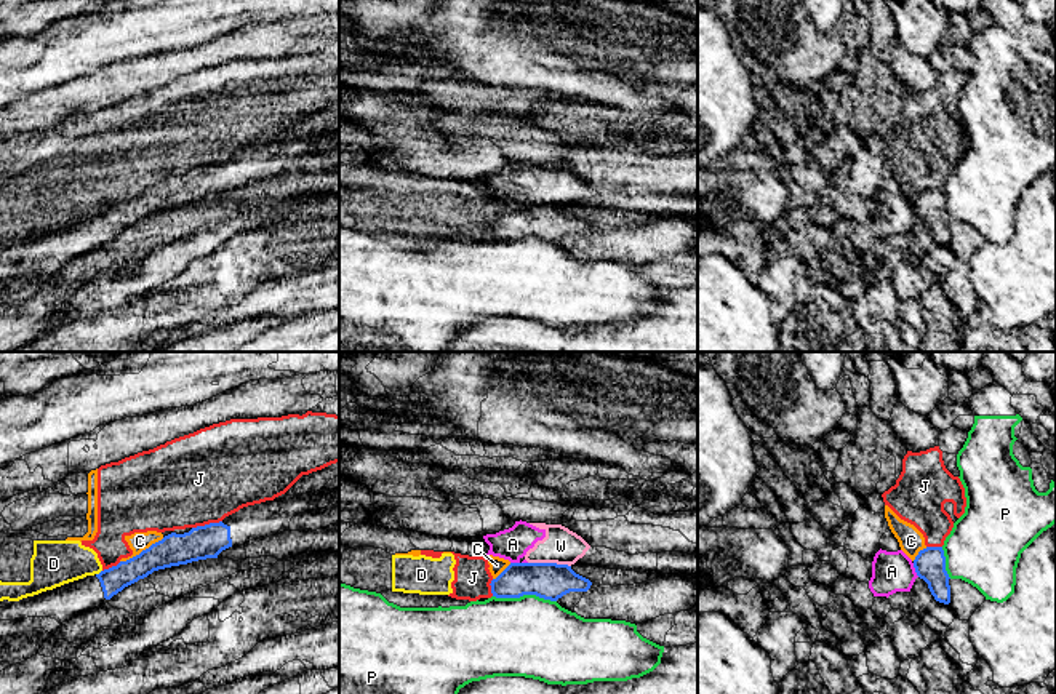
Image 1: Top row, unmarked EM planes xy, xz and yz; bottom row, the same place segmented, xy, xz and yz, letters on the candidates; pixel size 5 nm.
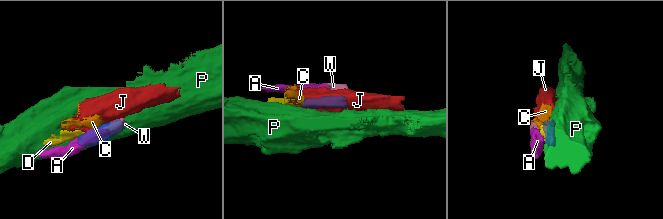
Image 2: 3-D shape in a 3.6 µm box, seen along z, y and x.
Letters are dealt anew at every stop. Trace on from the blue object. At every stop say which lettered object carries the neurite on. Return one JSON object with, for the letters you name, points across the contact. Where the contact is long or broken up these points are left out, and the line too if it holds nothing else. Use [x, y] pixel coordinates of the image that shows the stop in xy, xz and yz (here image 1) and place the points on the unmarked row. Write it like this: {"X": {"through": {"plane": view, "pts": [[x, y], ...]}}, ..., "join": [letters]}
{"join": []}

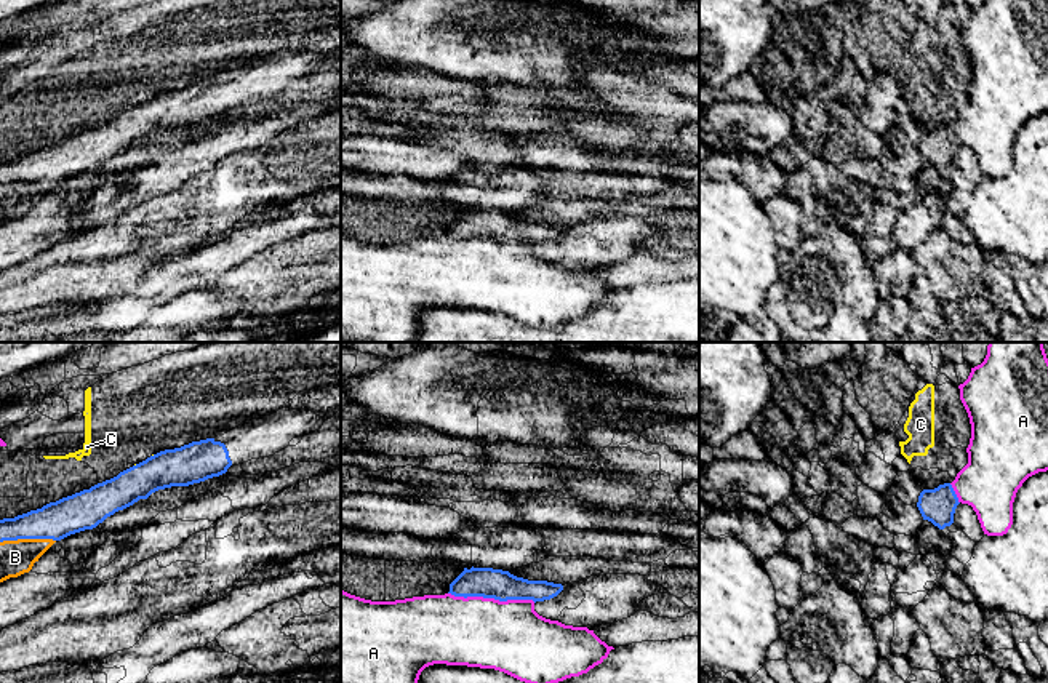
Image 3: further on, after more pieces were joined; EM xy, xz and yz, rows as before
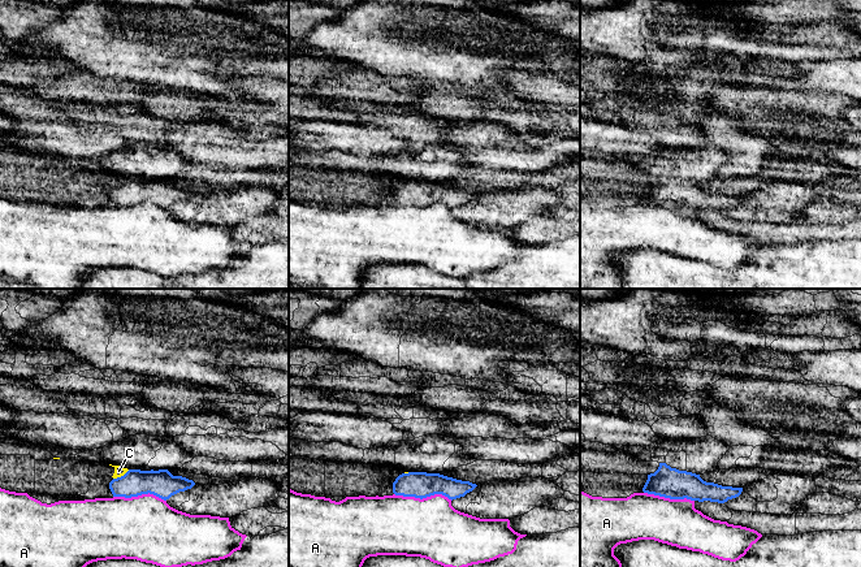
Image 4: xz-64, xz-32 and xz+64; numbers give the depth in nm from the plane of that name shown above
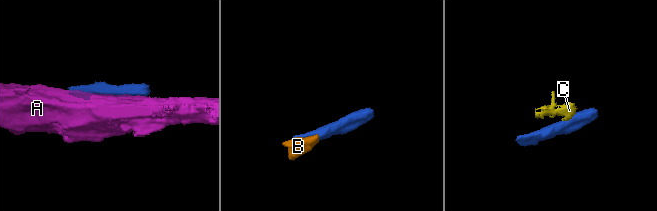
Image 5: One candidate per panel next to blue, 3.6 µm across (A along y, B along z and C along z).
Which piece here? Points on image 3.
{"join": ["B"]}

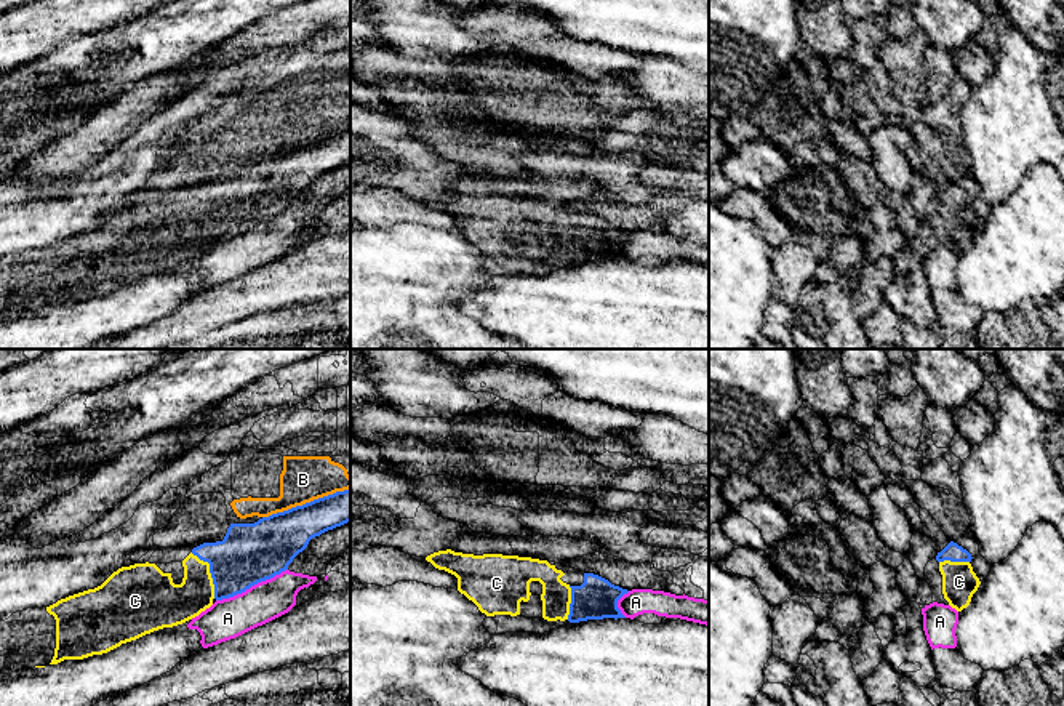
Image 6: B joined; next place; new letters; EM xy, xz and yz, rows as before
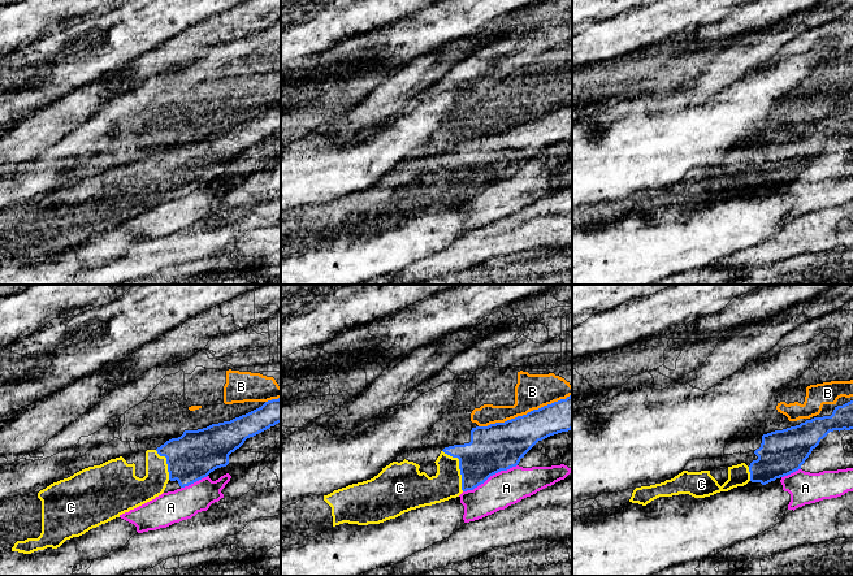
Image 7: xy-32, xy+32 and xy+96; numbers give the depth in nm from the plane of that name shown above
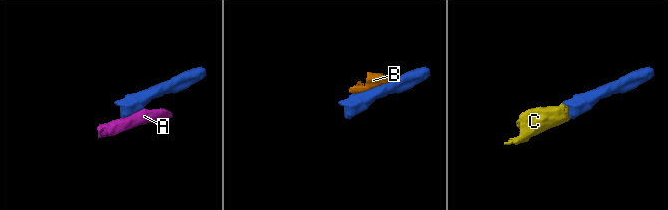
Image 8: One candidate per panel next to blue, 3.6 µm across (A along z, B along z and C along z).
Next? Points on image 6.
{"C": {"through": {"plane": "xy", "pts": [[250, 194], [226, 210], [210, 213], [180, 244], [172, 245]]}}, "join": ["C"]}

